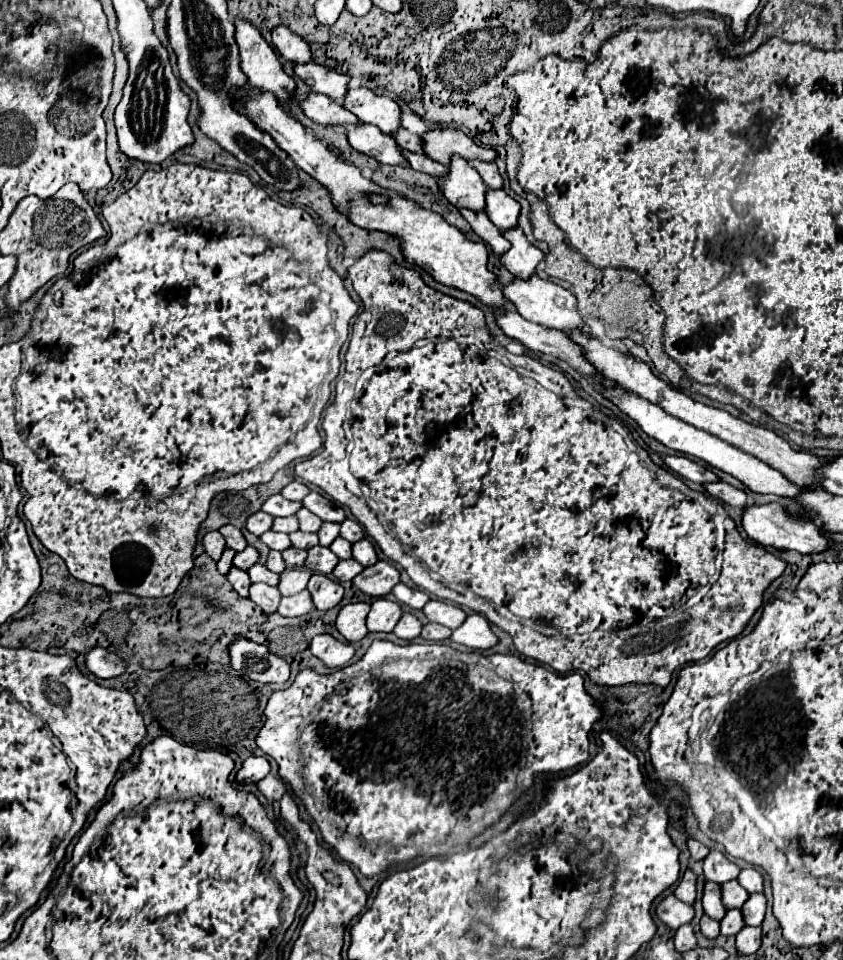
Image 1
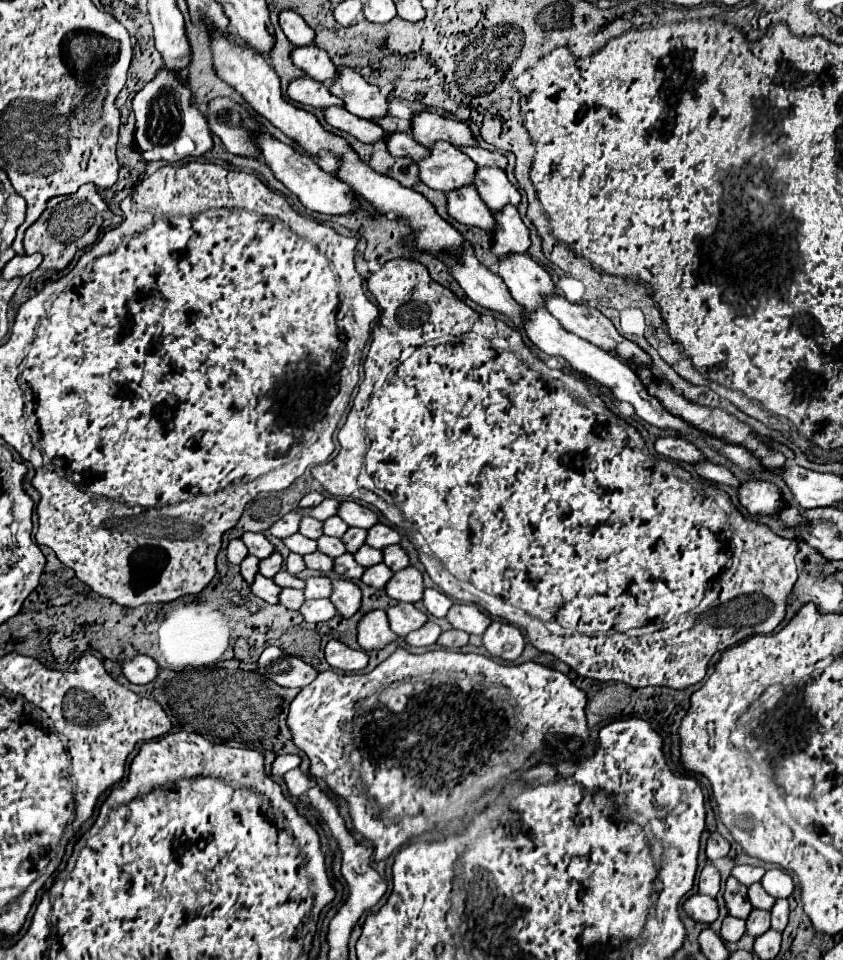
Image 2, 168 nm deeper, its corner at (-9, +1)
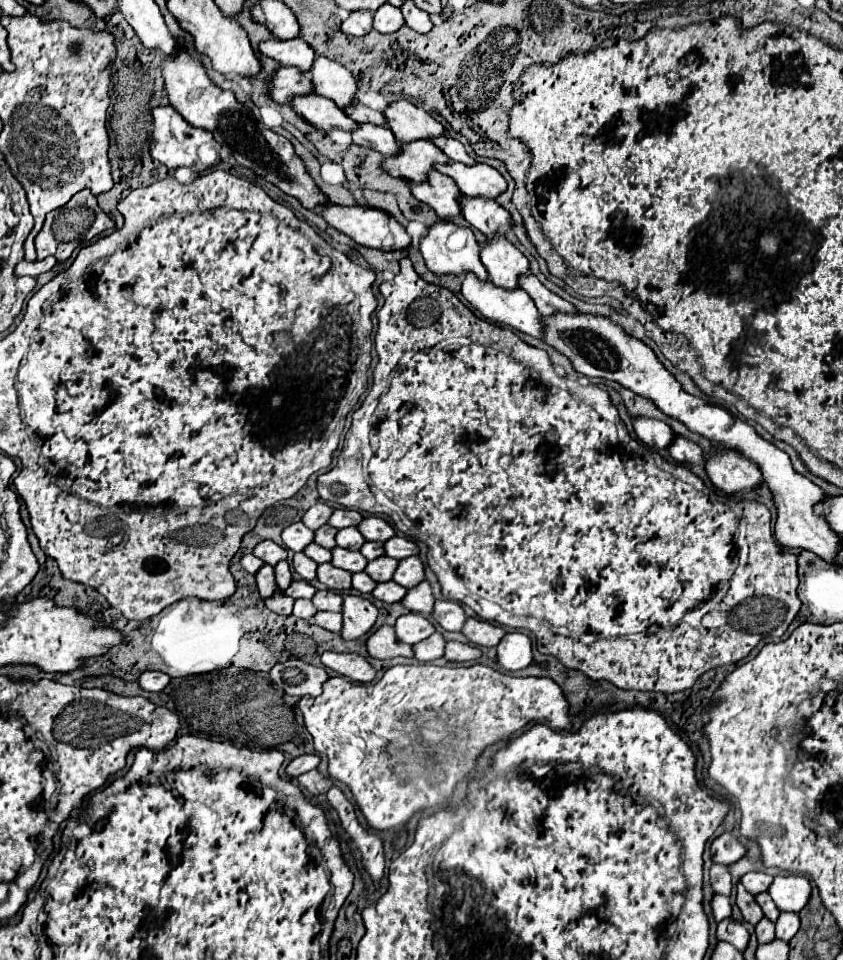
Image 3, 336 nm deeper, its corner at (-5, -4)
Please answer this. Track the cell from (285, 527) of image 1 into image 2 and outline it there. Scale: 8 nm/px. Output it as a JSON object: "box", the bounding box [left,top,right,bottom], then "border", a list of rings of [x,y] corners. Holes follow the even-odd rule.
{"box":[299,516,323,538],"border":[[[305,516],[305,518],[301,518],[301,522],[299,522],[299,534],[303,534],[303,536],[307,536],[307,538],[319,538],[321,534],[323,534],[323,528],[321,528],[321,522],[319,520],[315,520],[315,518],[309,518],[309,516]]]}

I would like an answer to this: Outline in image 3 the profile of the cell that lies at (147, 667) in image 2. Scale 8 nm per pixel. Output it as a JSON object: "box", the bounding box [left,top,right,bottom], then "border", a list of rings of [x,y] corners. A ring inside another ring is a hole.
{"box":[139,671,171,691],"border":[[[145,671],[141,677],[139,677],[139,685],[145,689],[145,691],[163,691],[167,685],[169,685],[171,677],[161,673],[161,671]]]}

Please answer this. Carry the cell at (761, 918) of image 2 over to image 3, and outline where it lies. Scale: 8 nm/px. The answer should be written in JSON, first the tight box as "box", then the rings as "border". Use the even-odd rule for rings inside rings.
{"box":[755,917,775,943],"border":[[[767,917],[761,919],[755,927],[755,933],[757,933],[759,943],[771,943],[775,939],[775,923],[771,923]]]}

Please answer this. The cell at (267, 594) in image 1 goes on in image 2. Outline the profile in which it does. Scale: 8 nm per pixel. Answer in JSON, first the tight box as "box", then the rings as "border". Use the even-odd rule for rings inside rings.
{"box":[279,588,305,610],"border":[[[283,588],[281,594],[279,594],[279,604],[285,606],[287,610],[299,610],[303,600],[305,600],[303,592],[295,590],[295,588]]]}

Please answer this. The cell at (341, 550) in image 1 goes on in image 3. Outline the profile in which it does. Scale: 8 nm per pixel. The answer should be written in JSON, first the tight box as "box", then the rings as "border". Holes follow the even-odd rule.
{"box":[365,557,399,583],"border":[[[379,557],[377,561],[369,561],[365,573],[377,581],[377,583],[383,583],[383,581],[391,581],[393,579],[393,573],[397,569],[399,561],[393,559],[393,557]]]}

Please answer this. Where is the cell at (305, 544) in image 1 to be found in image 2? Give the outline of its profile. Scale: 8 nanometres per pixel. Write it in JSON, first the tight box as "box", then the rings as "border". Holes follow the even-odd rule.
{"box":[317,534,345,558],"border":[[[323,534],[323,536],[317,540],[317,550],[333,558],[333,556],[343,554],[343,552],[345,552],[345,546],[341,546],[339,538],[329,538],[329,536]]]}

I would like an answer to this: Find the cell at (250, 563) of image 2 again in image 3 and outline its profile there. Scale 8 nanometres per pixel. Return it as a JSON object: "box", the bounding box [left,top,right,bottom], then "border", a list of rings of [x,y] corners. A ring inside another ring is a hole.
{"box":[255,565,281,599],"border":[[[265,565],[263,569],[259,569],[259,573],[255,577],[257,577],[257,587],[259,587],[259,593],[261,593],[263,599],[267,599],[269,595],[273,595],[275,591],[281,591],[277,587],[277,581],[275,581],[271,565]]]}

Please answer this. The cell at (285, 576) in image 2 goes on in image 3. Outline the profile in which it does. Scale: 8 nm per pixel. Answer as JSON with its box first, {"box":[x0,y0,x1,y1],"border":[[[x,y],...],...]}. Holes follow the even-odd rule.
{"box":[285,581,317,599],"border":[[[293,581],[293,585],[285,591],[287,595],[291,595],[293,599],[299,599],[299,597],[307,597],[307,599],[313,599],[313,595],[317,593],[317,589],[307,583],[307,581]]]}

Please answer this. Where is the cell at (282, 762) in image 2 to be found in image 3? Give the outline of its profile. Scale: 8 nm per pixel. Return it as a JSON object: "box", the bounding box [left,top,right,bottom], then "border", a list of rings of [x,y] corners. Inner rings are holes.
{"box":[287,755,321,777],"border":[[[301,755],[297,759],[293,759],[289,765],[287,765],[287,775],[289,777],[299,777],[311,769],[315,769],[317,765],[321,763],[321,757],[319,755]]]}

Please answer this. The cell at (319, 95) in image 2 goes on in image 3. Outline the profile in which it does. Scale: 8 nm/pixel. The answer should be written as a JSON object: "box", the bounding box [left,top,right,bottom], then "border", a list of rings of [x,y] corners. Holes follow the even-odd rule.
{"box":[267,67,311,103],"border":[[[277,67],[269,85],[267,85],[267,91],[271,95],[273,101],[277,103],[289,103],[293,99],[293,95],[297,93],[311,93],[311,85],[309,85],[309,75],[299,71],[297,67]]]}

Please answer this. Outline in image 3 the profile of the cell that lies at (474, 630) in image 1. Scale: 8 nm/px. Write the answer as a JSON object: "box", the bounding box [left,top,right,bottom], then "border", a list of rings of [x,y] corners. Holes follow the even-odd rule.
{"box":[497,633,533,671],"border":[[[507,633],[497,645],[497,659],[501,667],[507,671],[519,671],[525,669],[533,661],[533,651],[531,651],[531,639],[525,633]]]}

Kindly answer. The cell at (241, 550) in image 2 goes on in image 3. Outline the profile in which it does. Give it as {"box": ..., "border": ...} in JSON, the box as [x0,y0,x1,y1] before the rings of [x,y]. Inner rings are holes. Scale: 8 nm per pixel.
{"box":[241,553,265,575],"border":[[[247,553],[247,555],[241,557],[241,565],[243,565],[245,571],[249,571],[251,575],[255,575],[265,565],[265,561],[261,561],[259,557],[255,557],[253,553]]]}

